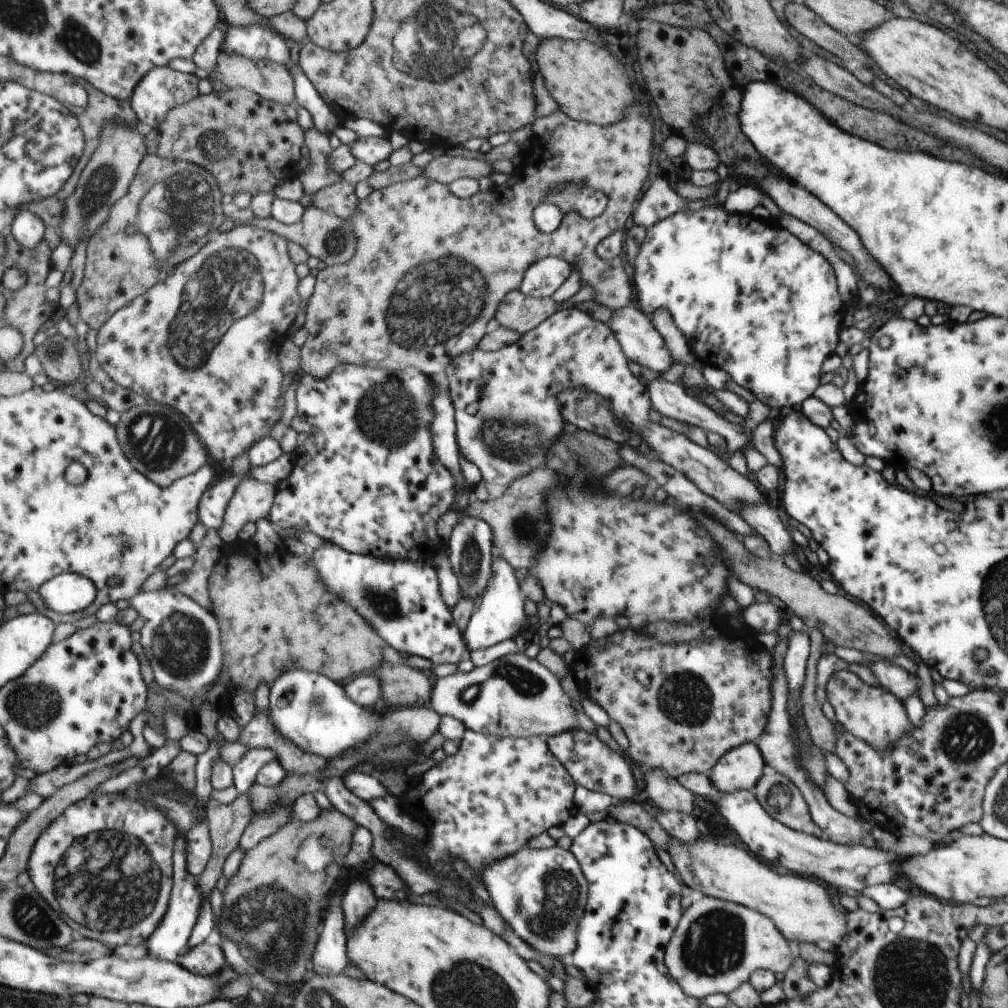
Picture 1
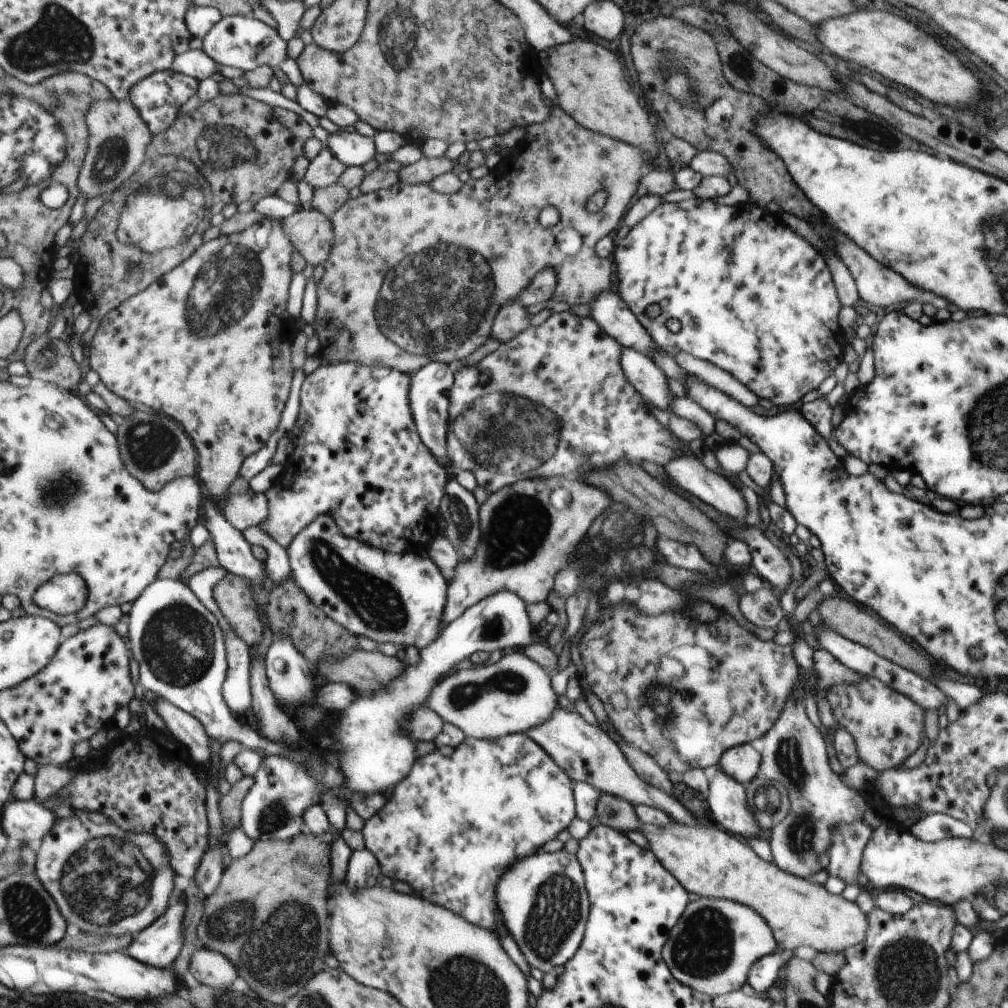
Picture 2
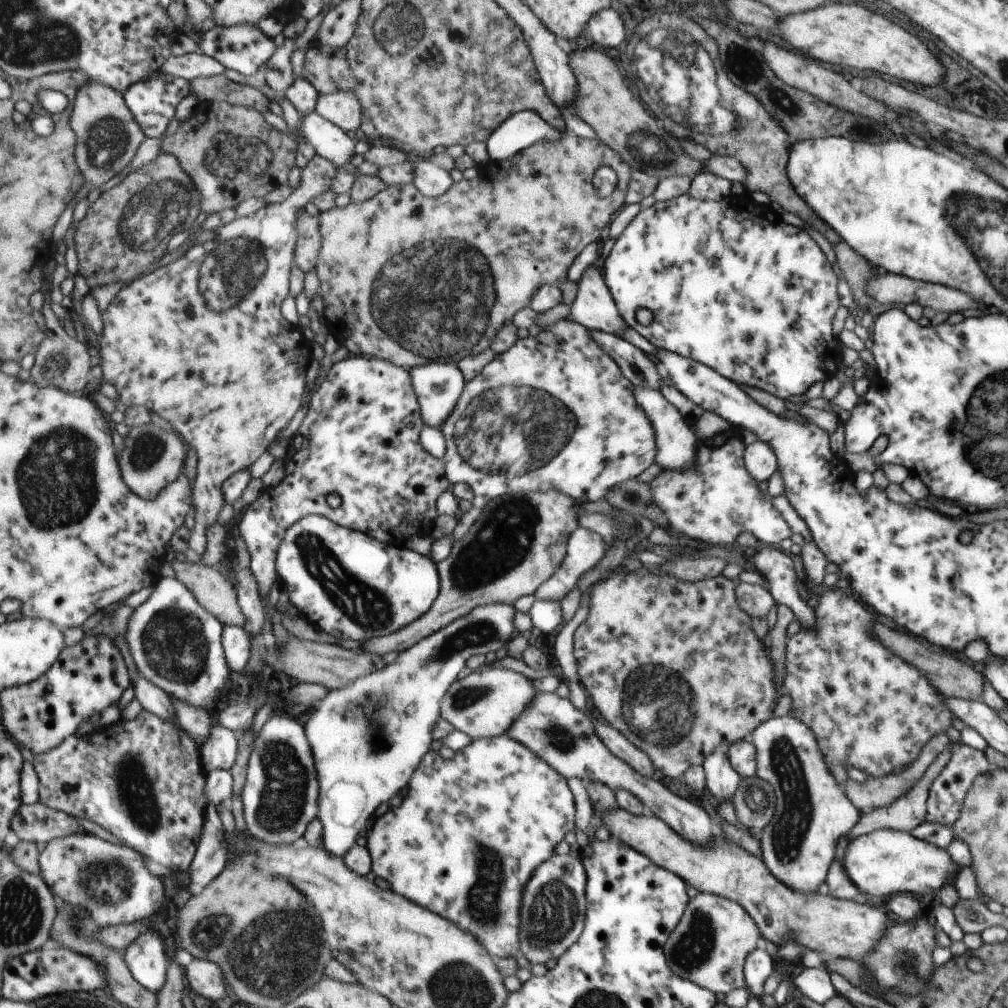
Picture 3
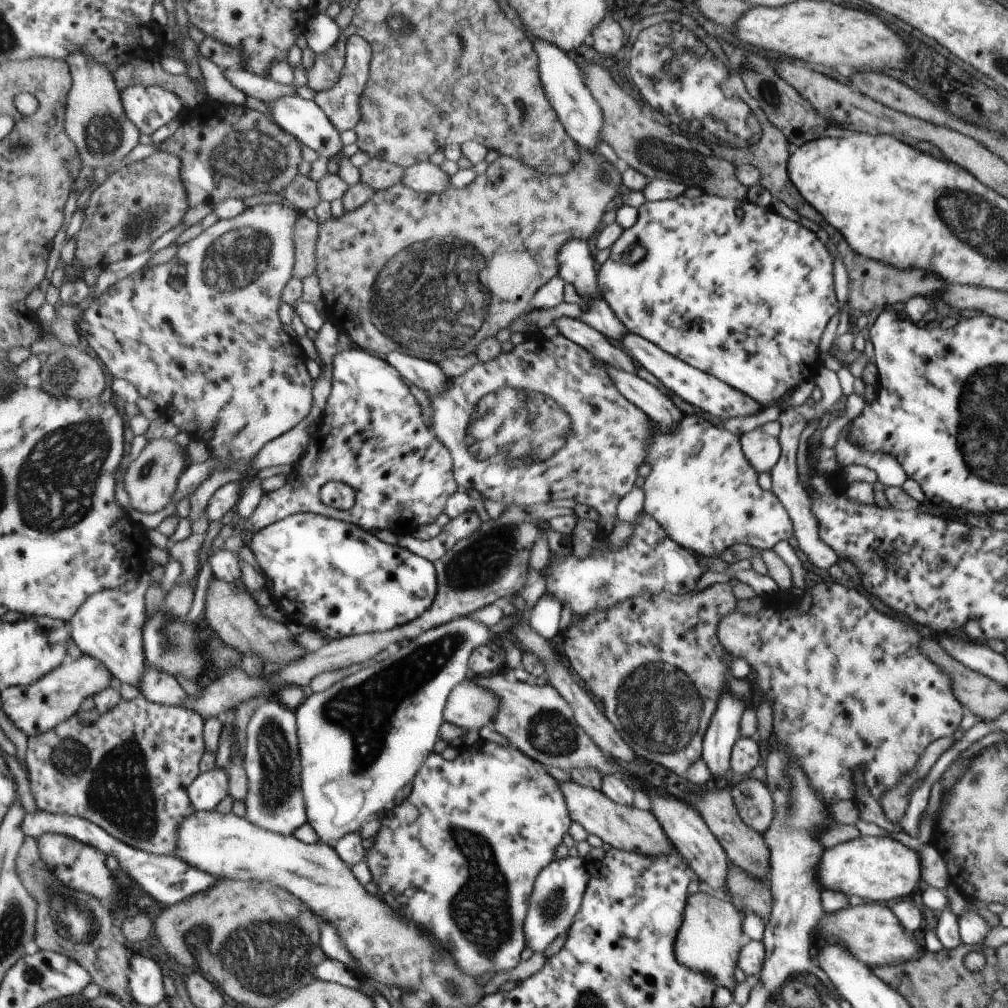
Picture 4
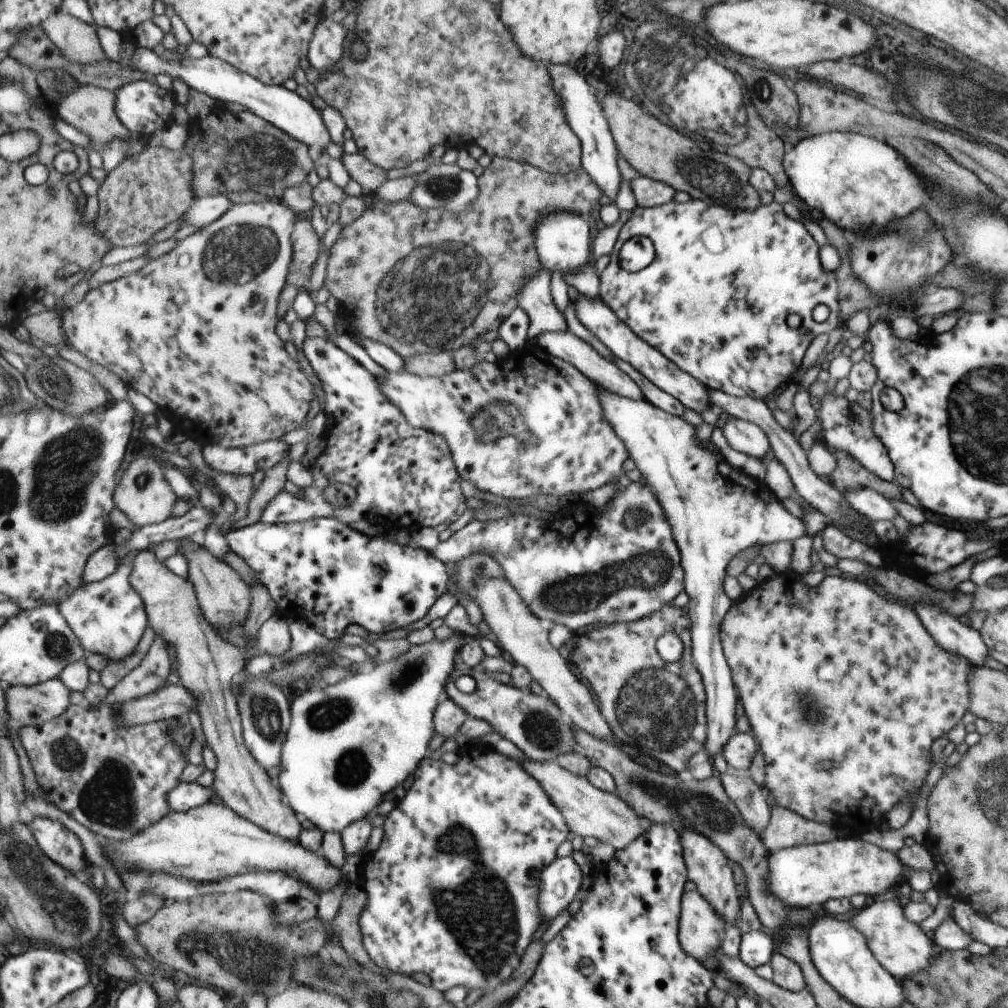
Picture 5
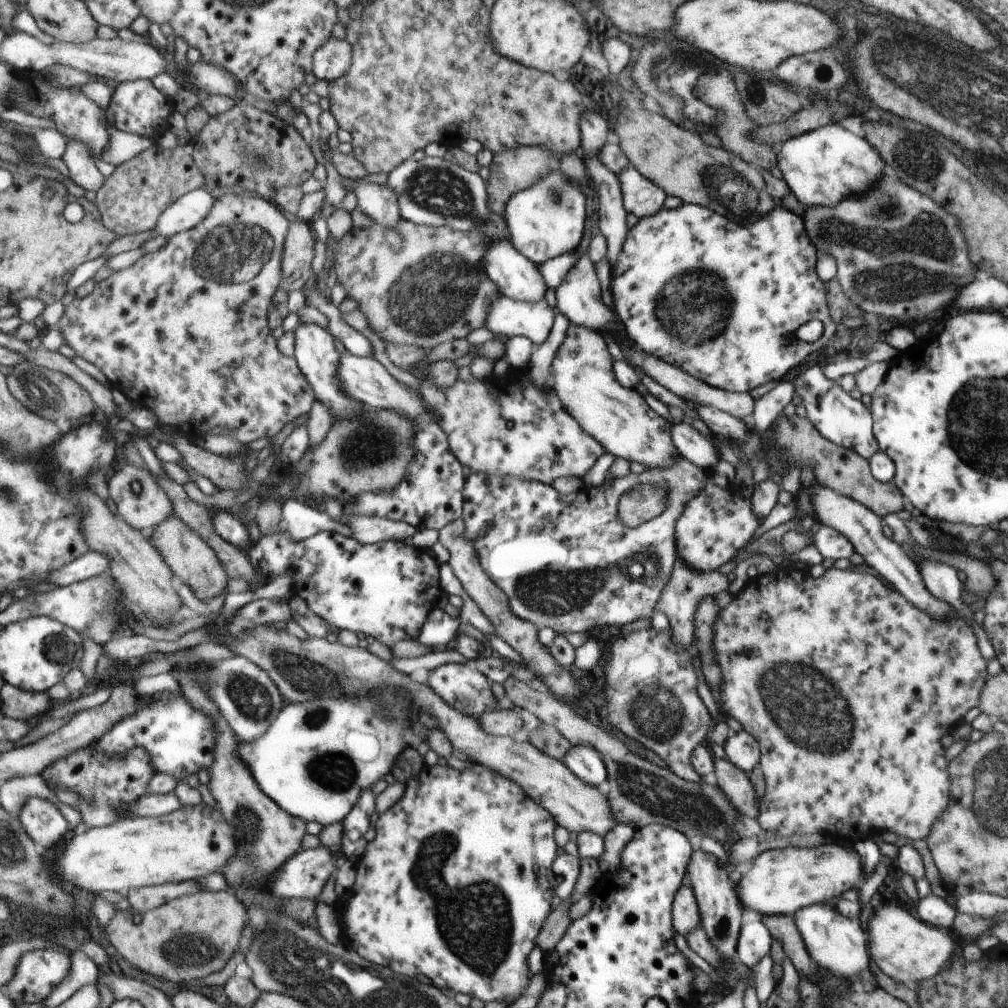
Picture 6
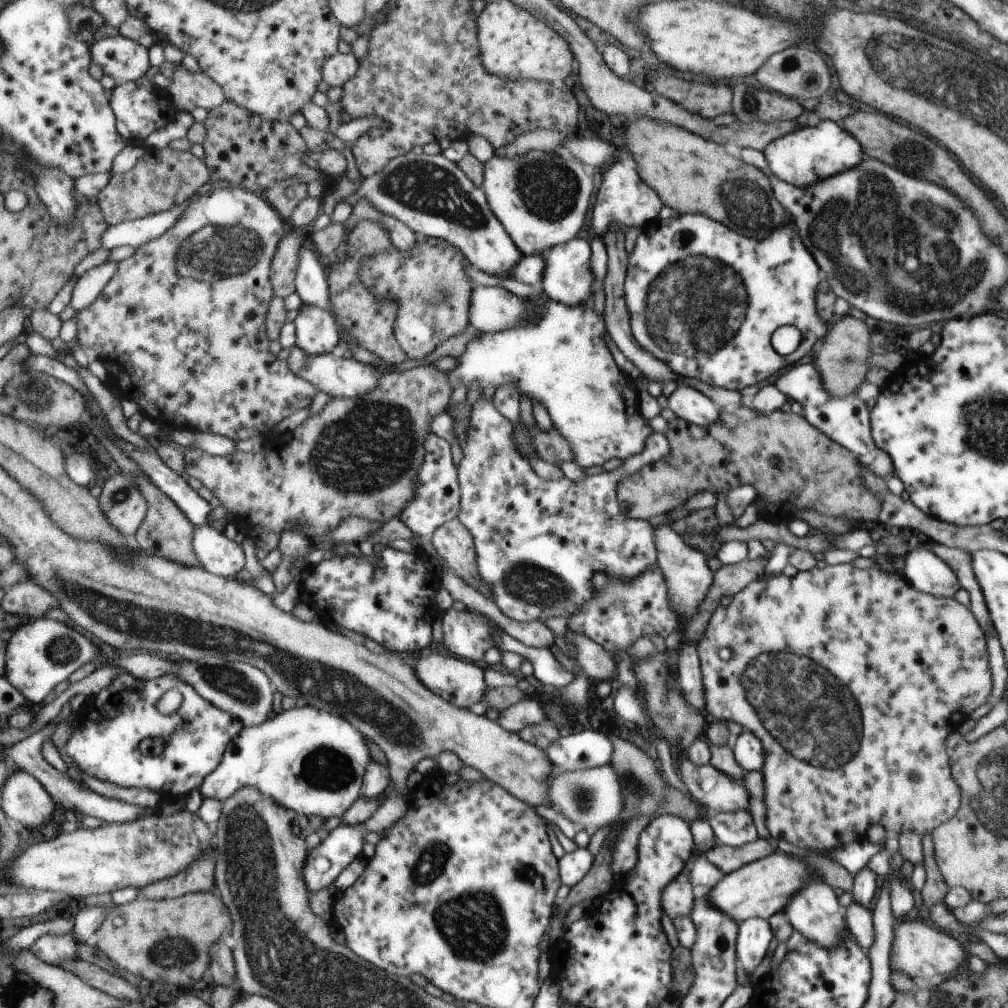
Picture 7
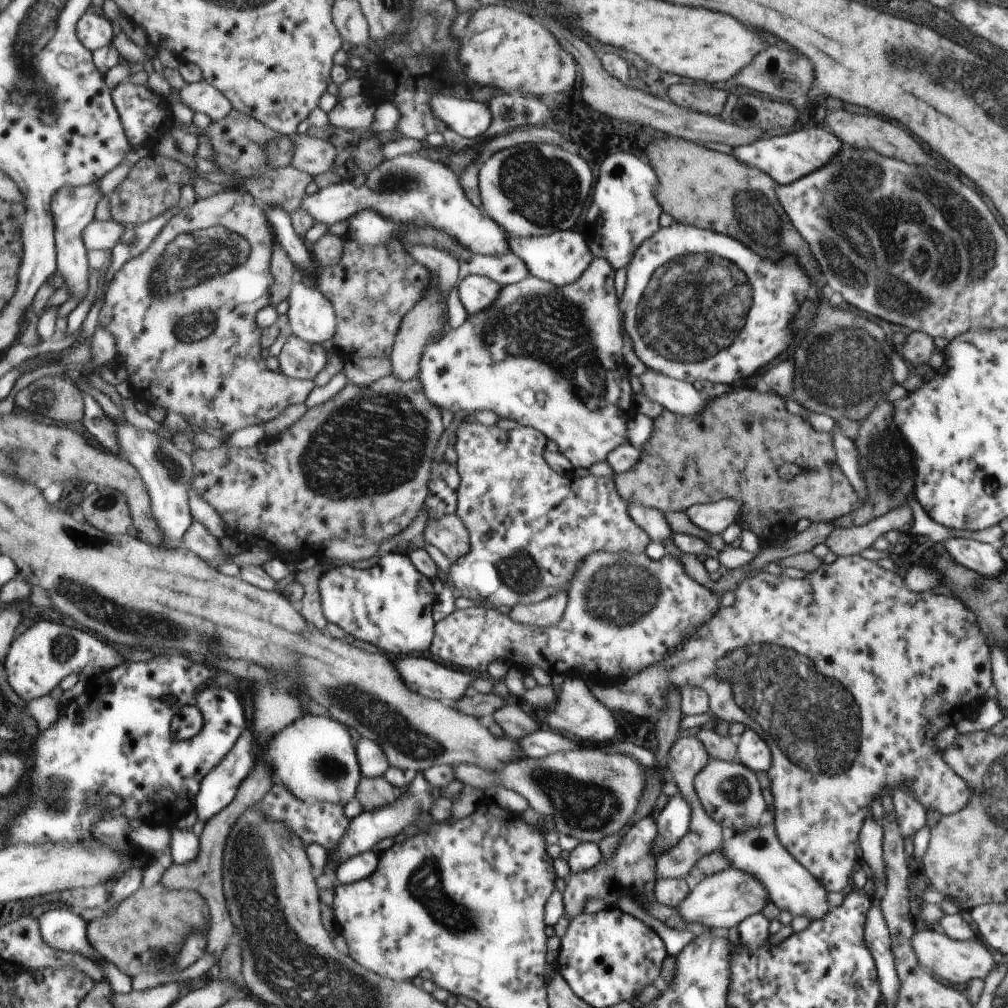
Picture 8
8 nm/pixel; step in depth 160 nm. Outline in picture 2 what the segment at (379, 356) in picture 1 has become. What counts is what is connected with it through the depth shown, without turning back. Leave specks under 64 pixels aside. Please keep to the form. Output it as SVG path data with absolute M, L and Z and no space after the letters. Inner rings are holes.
M553 107L552 114L545 118L545 122L527 127L525 138L518 142L507 156L501 158L498 165L492 171L488 169L488 173L479 180L469 178L461 184L461 188L455 194L441 194L437 190L433 190L429 183L411 185L397 182L397 184L392 188L387 188L387 190L383 189L379 190L379 192L362 194L355 199L349 199L331 218L336 230L335 244L333 244L329 260L323 264L326 271L318 282L318 309L311 324L315 335L321 340L318 356L322 359L326 358L330 363L359 362L359 364L367 366L387 366L409 375L416 374L421 368L428 366L431 362L454 365L455 362L462 360L465 356L471 354L473 350L485 344L485 339L489 338L491 334L493 318L496 317L501 306L505 306L505 304L509 304L509 302L517 299L519 294L521 294L521 290L525 290L525 286L528 286L529 282L541 270L553 270L553 274L555 274L556 284L552 296L554 302L563 302L569 305L593 302L599 292L608 290L607 288L611 284L612 272L611 259L598 258L595 252L593 252L593 248L597 240L601 240L603 236L608 236L609 232L613 232L613 228L617 226L617 222L625 214L625 210L627 210L627 206L629 206L629 202L631 202L631 198L635 194L635 188L640 183L641 170L639 168L641 168L641 164L643 164L643 158L641 158L641 150L639 148L582 128L565 114L563 110ZM597 190L605 190L607 192L607 200L600 210L589 212L586 209L587 200L594 193L597 193ZM545 206L553 206L557 210L557 216L559 216L557 224L550 228L542 228L538 222L539 212ZM565 228L573 228L581 236L581 248L579 248L577 254L573 254L573 258L557 258L555 234L565 230Z

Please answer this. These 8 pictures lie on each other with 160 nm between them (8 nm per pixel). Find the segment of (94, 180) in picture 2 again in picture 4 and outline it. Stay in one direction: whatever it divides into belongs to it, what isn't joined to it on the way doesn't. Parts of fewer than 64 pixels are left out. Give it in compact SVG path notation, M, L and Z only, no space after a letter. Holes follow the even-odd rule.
M73 53L67 62L74 84L68 96L65 126L67 134L79 149L80 159L93 169L123 165L123 160L141 142L142 132L124 109L123 96L112 72L85 53Z

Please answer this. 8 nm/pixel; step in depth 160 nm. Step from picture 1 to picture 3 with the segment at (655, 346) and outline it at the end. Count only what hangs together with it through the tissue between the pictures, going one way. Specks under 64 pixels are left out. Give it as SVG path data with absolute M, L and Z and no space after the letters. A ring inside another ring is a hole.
M589 265L577 284L577 294L565 319L582 324L591 331L603 331L621 337L627 324L617 310L610 290L605 286L604 277Z

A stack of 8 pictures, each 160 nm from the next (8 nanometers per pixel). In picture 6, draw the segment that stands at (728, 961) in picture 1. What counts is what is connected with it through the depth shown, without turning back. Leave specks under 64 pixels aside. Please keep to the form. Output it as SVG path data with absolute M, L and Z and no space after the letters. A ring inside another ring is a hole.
M688 885L681 886L672 901L673 929L677 934L684 936L693 930L700 928L700 912L697 910L695 892Z

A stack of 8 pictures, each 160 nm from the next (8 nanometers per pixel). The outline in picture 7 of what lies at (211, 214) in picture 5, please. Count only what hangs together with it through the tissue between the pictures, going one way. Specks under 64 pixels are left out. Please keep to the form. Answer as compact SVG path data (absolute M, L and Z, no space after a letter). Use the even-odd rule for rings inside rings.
M175 206L169 212L126 221L116 226L109 225L109 229L103 234L103 248L107 248L109 251L127 245L137 248L160 238L177 224L177 220L179 220L179 216L183 216L186 206Z

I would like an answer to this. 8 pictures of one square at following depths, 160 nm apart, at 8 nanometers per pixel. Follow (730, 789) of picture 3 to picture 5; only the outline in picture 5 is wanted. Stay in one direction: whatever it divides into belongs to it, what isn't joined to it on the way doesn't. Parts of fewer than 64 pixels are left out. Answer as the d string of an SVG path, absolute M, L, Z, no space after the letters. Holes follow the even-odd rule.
M597 386L597 400L601 404L603 418L609 422L617 438L624 442L629 458L645 478L647 486L655 492L653 496L661 504L662 513L672 527L672 537L679 548L681 570L684 572L683 591L688 597L685 610L692 634L692 663L697 667L701 678L704 678L704 695L707 699L704 702L704 711L708 714L708 741L705 742L704 752L711 758L715 754L721 754L729 738L732 738L737 706L736 686L732 676L729 676L727 657L723 654L723 644L720 643L720 624L732 606L723 586L727 562L737 552L755 544L761 546L780 541L794 542L804 537L807 532L803 528L803 522L783 510L773 494L769 490L765 492L759 482L755 484L751 478L737 470L735 478L729 478L729 474L733 472L732 466L723 459L710 438L701 444L695 436L696 428L682 417L666 414L645 400L613 394L601 386Z

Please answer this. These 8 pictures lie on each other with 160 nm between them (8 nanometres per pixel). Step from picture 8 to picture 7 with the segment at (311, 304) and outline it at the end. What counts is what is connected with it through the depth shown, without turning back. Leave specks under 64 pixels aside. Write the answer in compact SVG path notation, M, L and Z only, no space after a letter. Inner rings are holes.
M303 304L294 320L297 344L307 354L317 356L325 352L339 352L338 344L342 339L336 316L329 310Z

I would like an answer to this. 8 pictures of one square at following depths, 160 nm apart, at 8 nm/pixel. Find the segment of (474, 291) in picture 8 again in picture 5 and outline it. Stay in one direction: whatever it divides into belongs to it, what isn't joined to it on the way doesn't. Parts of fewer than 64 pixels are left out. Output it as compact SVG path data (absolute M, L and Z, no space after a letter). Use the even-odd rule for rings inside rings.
M563 330L560 332L539 332L534 338L534 343L555 358L571 364L576 370L581 371L581 374L584 374L589 380L592 380L596 386L601 386L601 388L605 388L605 390L609 390L609 392L613 392L613 394L619 394L624 398L644 400L641 390L637 388L635 382L633 382L627 374L620 372L615 364L599 356L591 346L577 338L577 336Z

